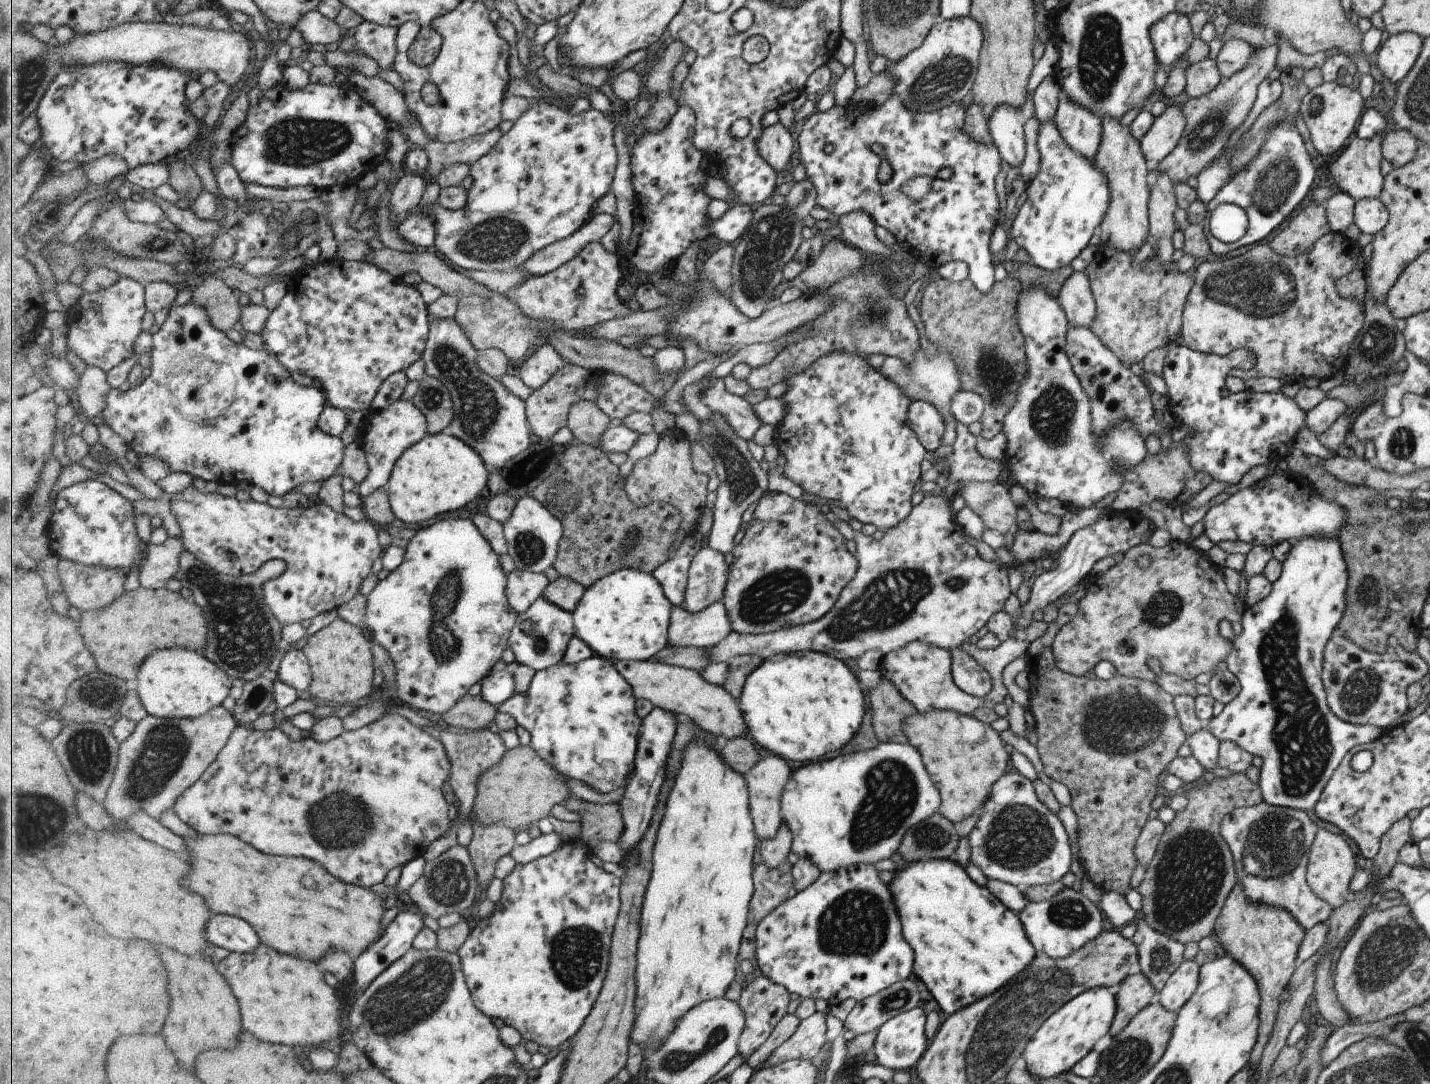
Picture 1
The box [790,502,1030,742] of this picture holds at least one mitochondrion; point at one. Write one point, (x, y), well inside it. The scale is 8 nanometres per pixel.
(888, 601)

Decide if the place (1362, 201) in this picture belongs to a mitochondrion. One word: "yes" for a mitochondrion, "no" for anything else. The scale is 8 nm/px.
no

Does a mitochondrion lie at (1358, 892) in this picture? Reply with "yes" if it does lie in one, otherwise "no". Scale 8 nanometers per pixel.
no

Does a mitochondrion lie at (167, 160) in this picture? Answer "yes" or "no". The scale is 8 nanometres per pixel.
no

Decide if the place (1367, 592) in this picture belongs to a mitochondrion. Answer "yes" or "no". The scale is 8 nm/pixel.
yes

